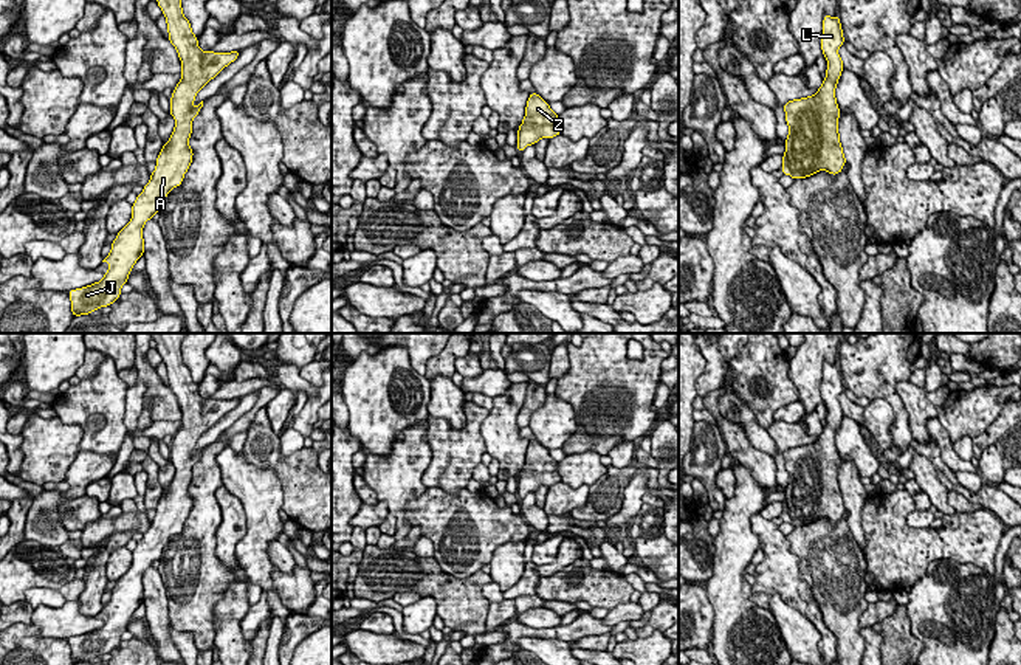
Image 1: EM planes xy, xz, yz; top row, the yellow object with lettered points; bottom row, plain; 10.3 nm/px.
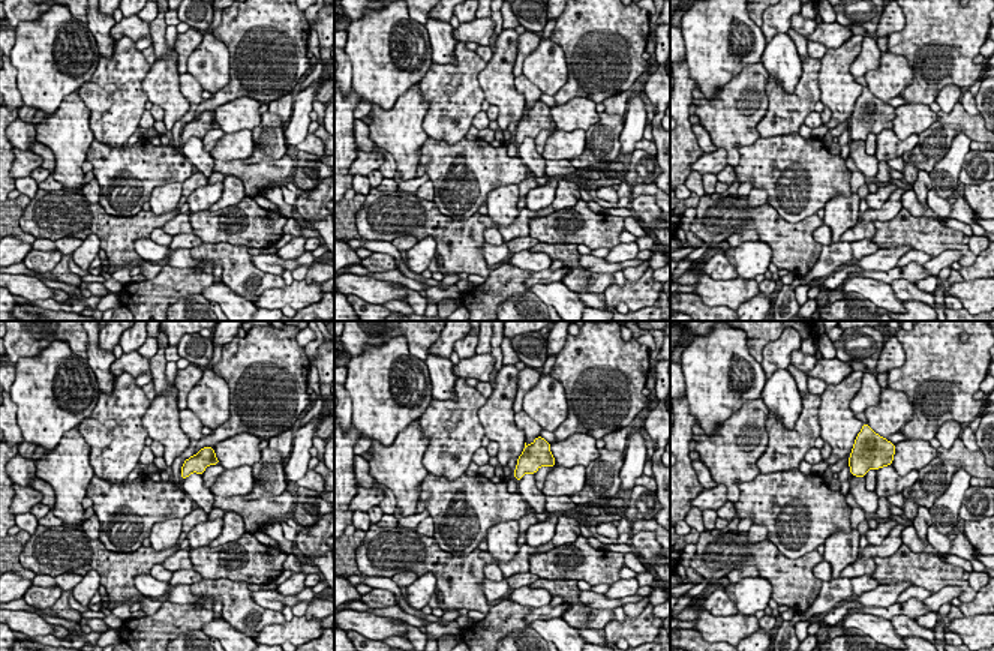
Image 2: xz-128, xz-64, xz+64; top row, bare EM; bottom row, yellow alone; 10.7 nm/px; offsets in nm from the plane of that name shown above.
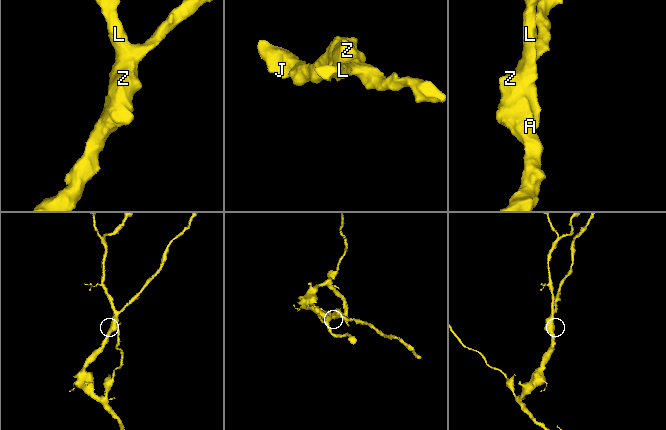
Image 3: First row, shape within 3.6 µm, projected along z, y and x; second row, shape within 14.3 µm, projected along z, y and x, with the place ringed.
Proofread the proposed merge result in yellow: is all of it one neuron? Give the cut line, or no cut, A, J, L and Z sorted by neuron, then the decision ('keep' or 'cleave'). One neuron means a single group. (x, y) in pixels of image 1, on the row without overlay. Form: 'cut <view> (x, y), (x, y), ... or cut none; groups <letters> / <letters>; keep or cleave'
cut none; groups A J L Z; keep

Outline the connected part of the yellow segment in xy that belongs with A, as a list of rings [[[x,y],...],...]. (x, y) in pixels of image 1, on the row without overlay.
[[[152,333],[166,364],[167,386],[181,408],[181,426],[174,436],[169,457],[175,467],[174,479],[163,491],[149,530],[132,552],[130,569],[118,580],[108,603],[102,608],[110,612],[108,618],[99,629],[68,639],[73,663],[90,662],[101,654],[108,654],[121,643],[121,634],[127,631],[133,612],[144,601],[144,570],[161,558],[167,541],[183,530],[192,510],[194,499],[189,494],[192,467],[203,454],[203,448],[195,456],[192,454],[195,443],[240,401],[240,398],[203,398],[198,394],[198,386],[181,355],[184,335]]]

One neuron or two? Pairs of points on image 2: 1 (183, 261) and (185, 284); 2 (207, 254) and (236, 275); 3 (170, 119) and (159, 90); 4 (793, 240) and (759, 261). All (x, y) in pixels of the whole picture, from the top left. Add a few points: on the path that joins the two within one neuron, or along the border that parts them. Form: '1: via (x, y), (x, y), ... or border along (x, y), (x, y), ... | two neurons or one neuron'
1: border along (168, 264), (177, 269), (191, 269) | two neurons
2: via (215, 254), (228, 267) | one neuron
3: via (170, 111), (170, 101), (167, 98) | one neuron
4: border along (759, 239), (769, 246), (772, 261) | two neurons

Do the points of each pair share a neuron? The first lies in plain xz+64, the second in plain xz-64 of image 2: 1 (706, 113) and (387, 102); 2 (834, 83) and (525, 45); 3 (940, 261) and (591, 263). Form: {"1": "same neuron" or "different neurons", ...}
{"1": "different neurons", "2": "different neurons", "3": "different neurons"}

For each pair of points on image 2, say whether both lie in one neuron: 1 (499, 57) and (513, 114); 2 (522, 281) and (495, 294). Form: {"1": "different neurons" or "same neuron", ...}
{"1": "same neuron", "2": "same neuron"}

